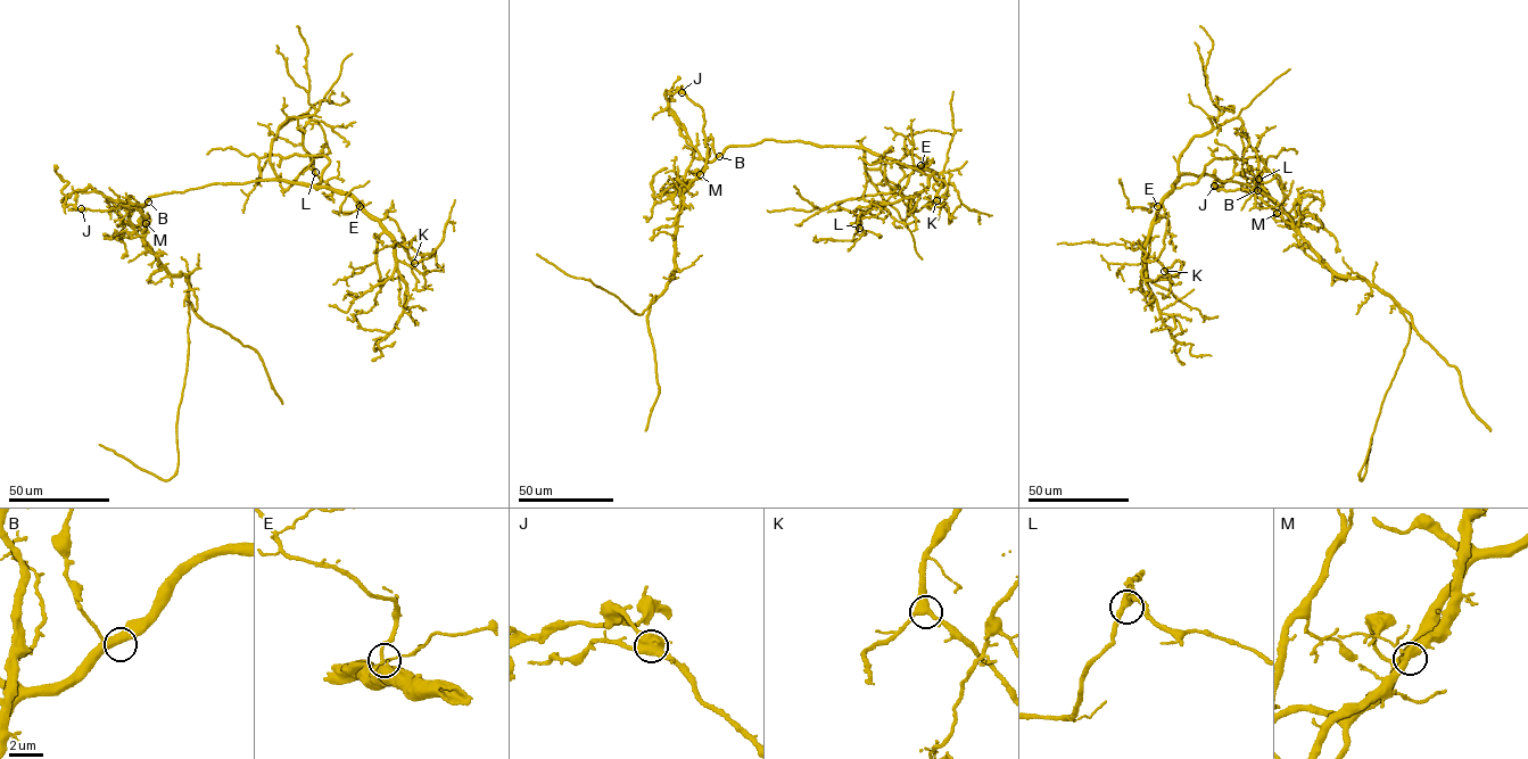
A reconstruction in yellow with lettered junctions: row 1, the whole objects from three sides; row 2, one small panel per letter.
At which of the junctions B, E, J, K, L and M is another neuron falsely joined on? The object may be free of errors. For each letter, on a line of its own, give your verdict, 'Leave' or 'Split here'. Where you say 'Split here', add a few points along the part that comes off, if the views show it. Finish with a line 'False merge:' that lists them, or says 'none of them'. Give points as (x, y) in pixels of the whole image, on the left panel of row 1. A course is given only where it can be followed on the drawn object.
B: Leave
E: Leave
J: Split here. Course of the part to remove: (81, 208), (139, 209), (159, 263), (191, 285), (175, 473), (160, 479), (99, 444)
K: Leave
L: Leave
M: Leave
False merge: J

